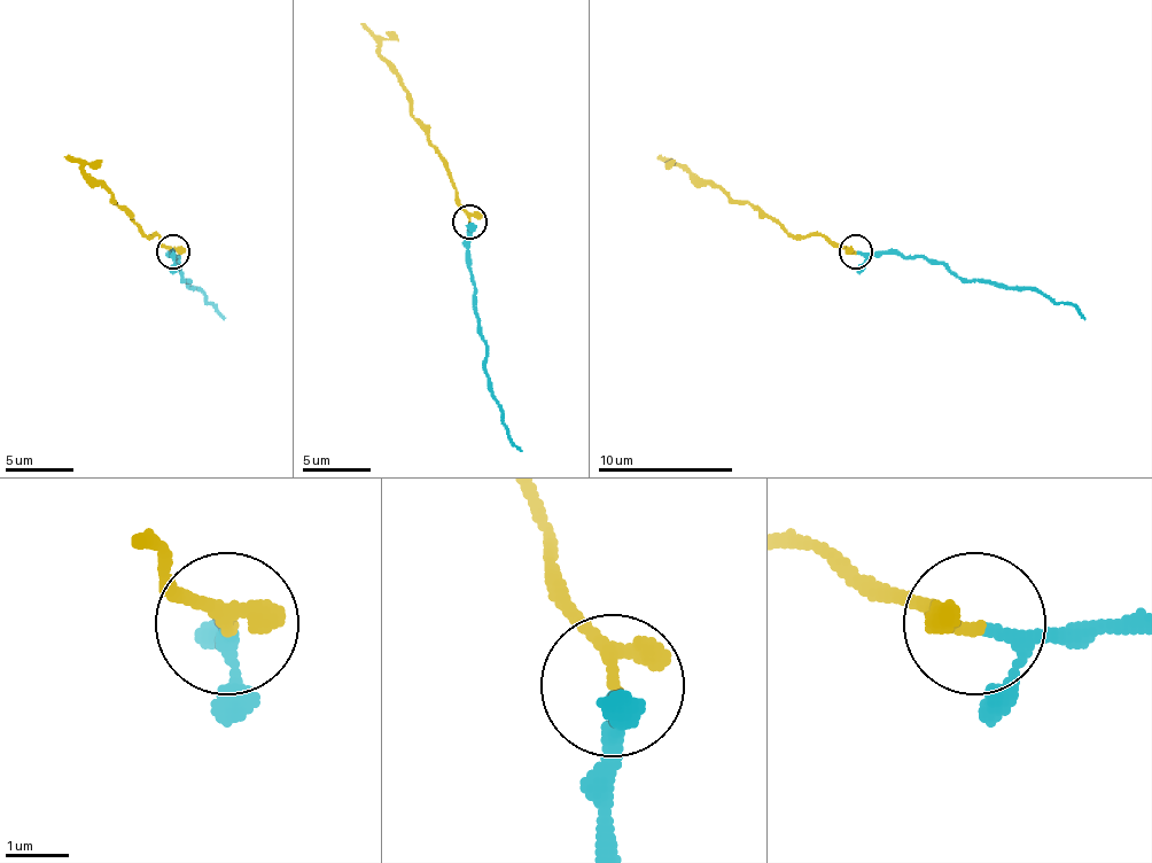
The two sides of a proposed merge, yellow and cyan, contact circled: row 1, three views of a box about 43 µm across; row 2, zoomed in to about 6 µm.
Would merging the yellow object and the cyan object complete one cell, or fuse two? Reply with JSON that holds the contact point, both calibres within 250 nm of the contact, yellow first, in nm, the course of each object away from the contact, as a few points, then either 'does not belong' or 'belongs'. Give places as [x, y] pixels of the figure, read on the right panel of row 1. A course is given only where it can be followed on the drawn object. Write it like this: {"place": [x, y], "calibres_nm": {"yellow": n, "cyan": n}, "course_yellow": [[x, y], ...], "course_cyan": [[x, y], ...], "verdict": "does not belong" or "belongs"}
{"place": [856, 251], "calibres_nm": {"yellow": 200, "cyan": 180}, "course_yellow": [[856, 250], [847, 250], [819, 234], [792, 238], [748, 203], [728, 196], [656, 156]], "course_cyan": [[856, 250], [941, 261], [968, 281], [1026, 288], [1073, 305], [1083, 318]], "verdict": "belongs"}

